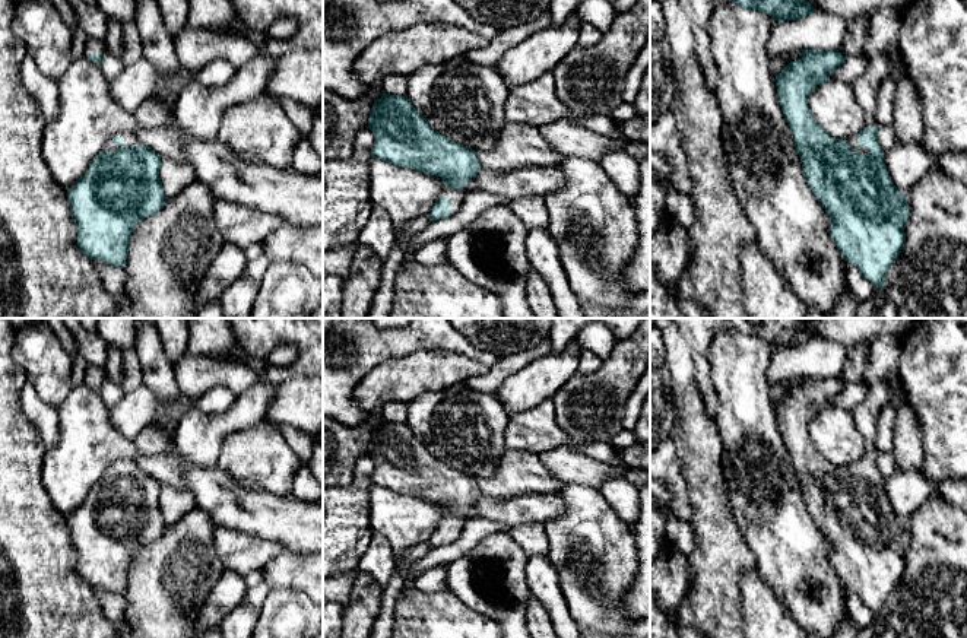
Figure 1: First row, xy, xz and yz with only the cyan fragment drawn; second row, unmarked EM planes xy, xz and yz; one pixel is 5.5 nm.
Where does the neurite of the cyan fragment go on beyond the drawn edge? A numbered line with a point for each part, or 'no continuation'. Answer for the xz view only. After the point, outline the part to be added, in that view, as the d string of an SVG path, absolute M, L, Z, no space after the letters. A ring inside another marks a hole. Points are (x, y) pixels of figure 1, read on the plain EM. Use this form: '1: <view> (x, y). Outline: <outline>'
1: xz (455, 521). Outline: M446 514L441 520L440 524L448 524L451 527L451 542L456 542L466 524L466 518L454 515L454 514Z

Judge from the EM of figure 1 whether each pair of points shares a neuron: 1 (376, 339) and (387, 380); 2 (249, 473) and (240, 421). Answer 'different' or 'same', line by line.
1: different
2: different

